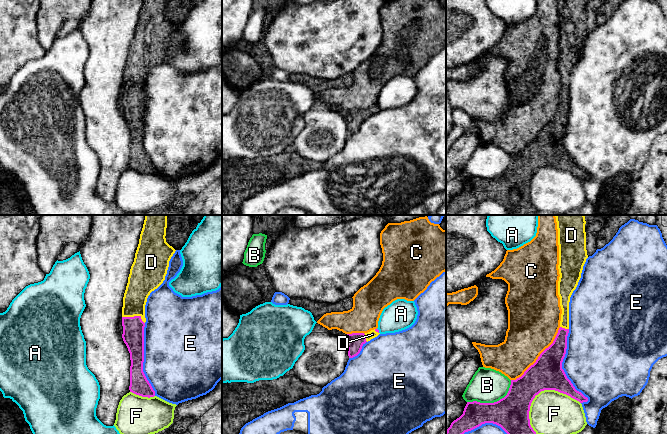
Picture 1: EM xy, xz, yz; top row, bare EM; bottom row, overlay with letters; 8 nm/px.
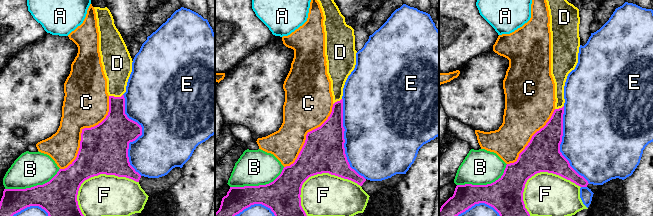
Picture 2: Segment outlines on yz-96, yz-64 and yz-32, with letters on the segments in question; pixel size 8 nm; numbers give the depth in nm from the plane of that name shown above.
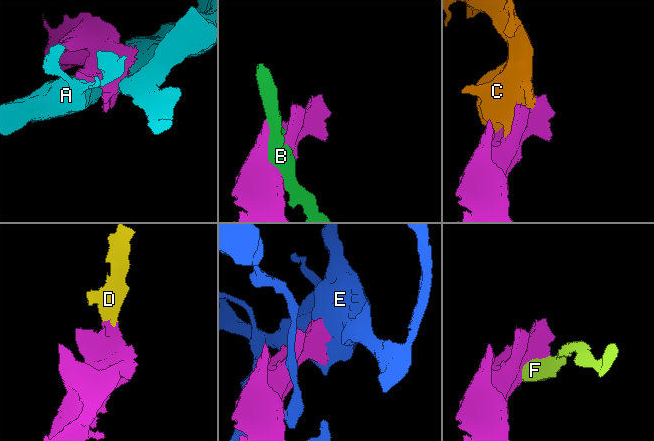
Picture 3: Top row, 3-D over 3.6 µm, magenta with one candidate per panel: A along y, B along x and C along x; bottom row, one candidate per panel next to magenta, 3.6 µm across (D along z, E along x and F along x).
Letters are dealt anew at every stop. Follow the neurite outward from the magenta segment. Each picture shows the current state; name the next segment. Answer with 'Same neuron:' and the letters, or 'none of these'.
Same neuron: D

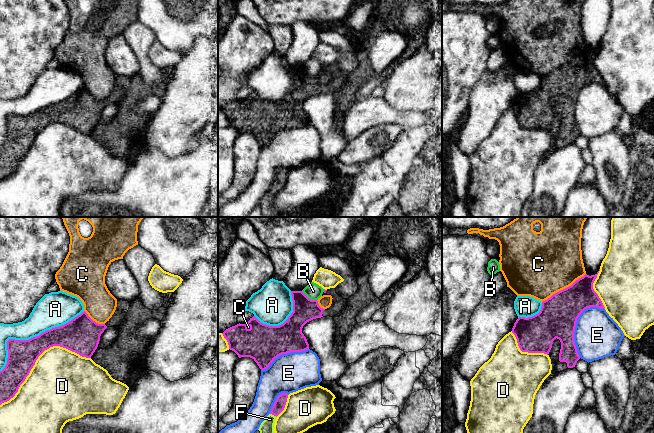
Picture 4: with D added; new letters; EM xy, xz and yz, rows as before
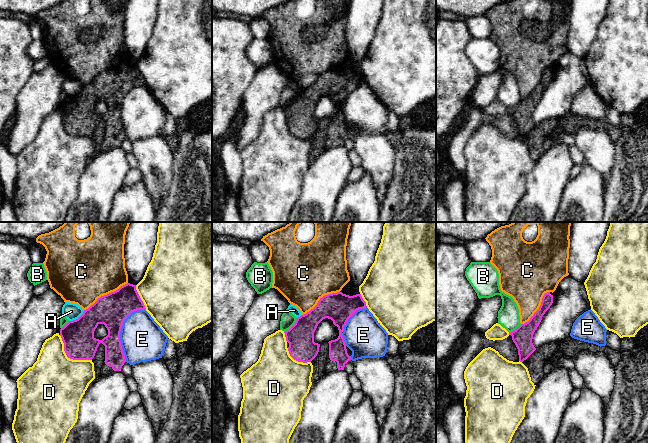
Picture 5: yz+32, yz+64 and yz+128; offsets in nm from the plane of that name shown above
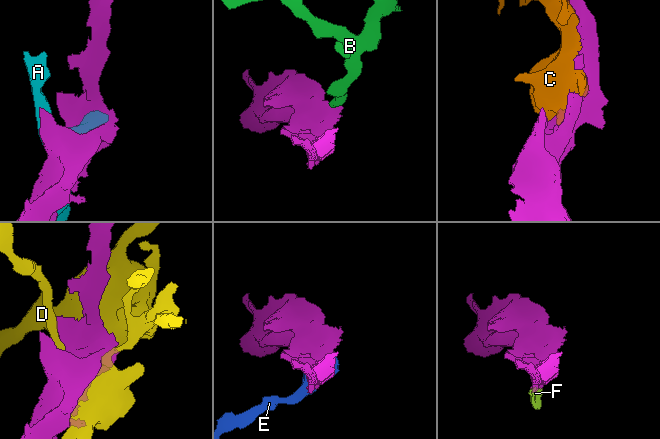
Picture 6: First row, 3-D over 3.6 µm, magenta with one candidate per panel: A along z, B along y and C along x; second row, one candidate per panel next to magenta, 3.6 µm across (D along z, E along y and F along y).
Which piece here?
Same neuron: F

